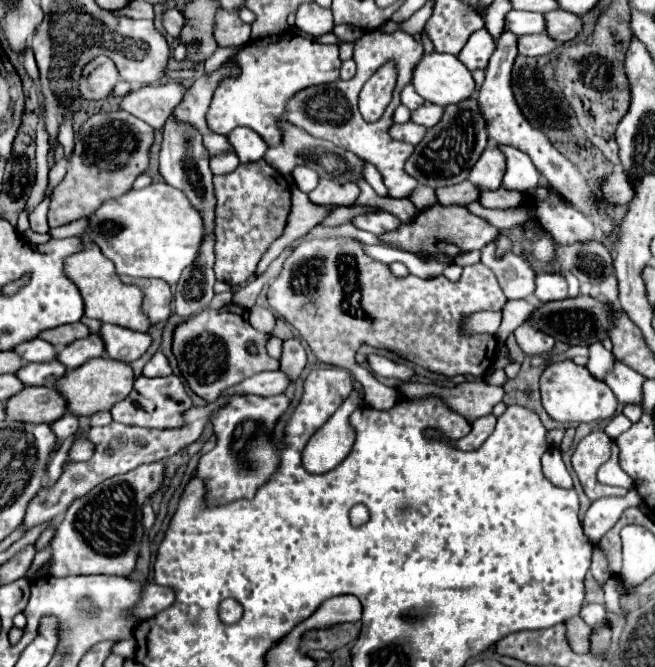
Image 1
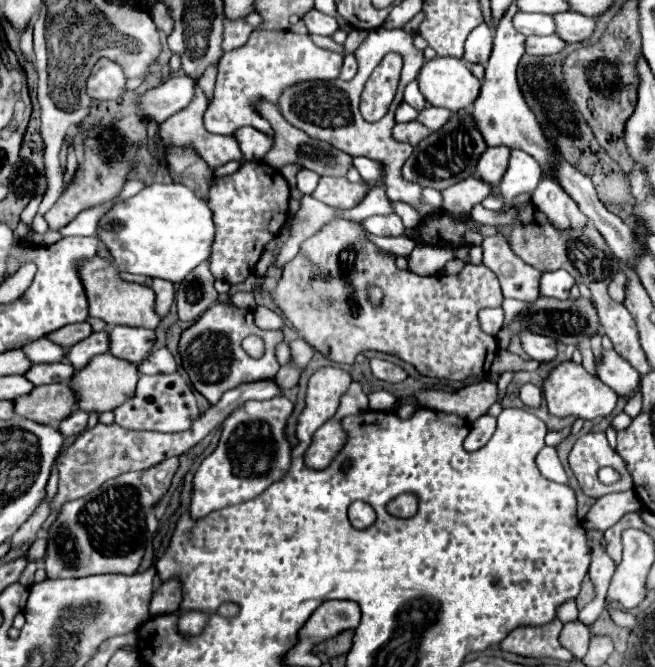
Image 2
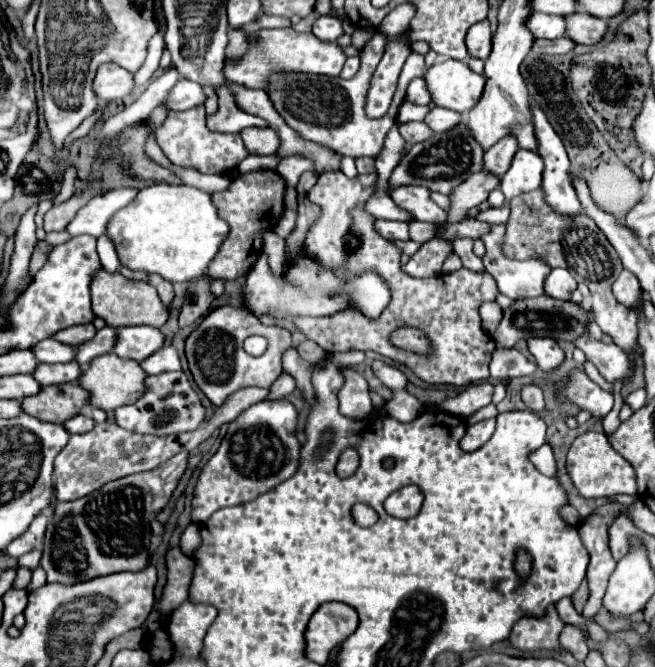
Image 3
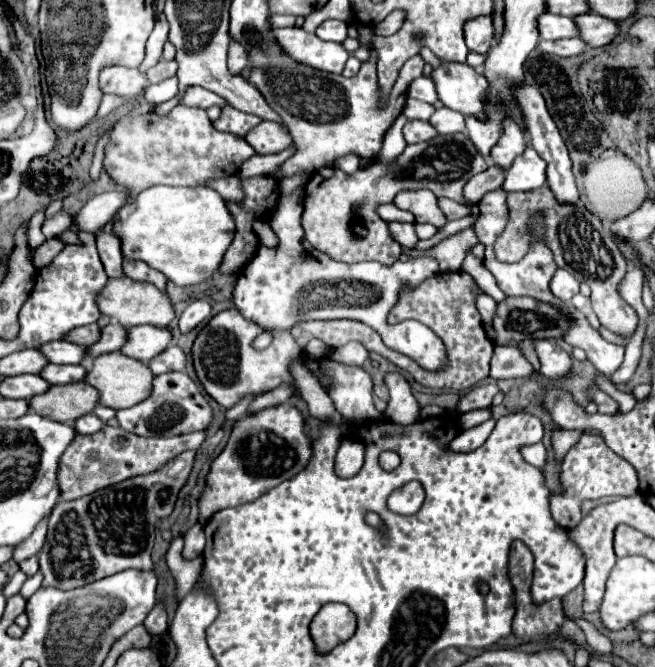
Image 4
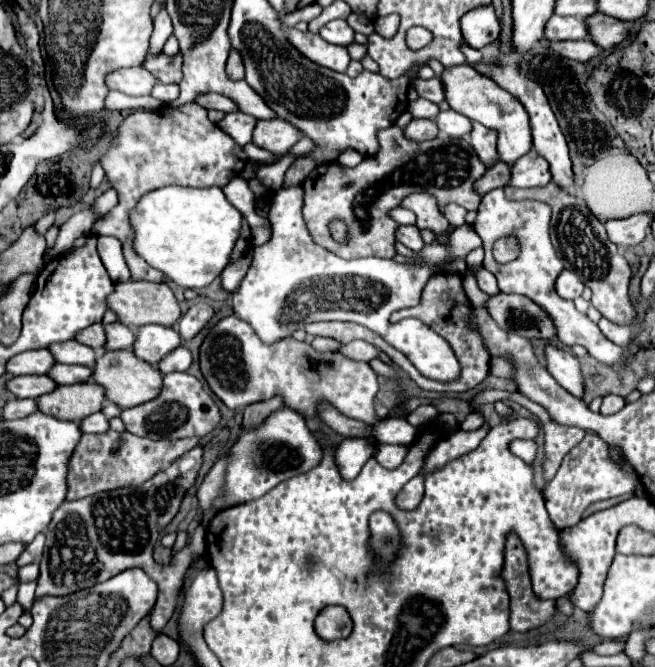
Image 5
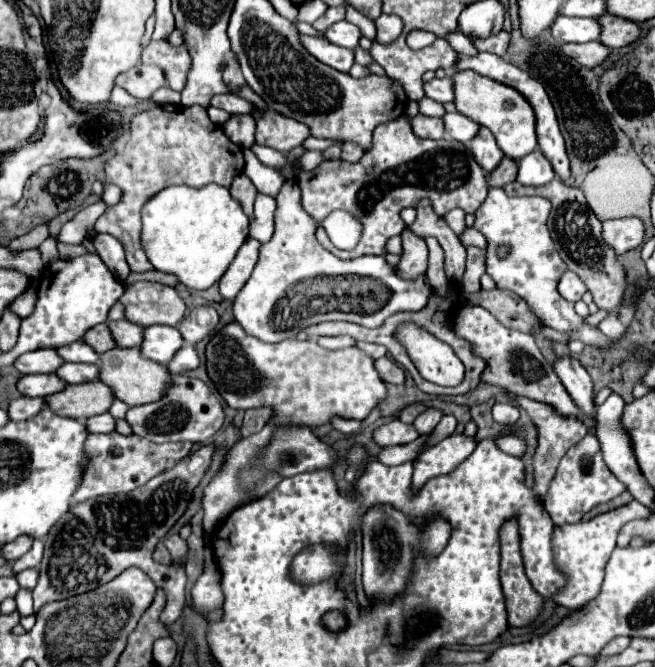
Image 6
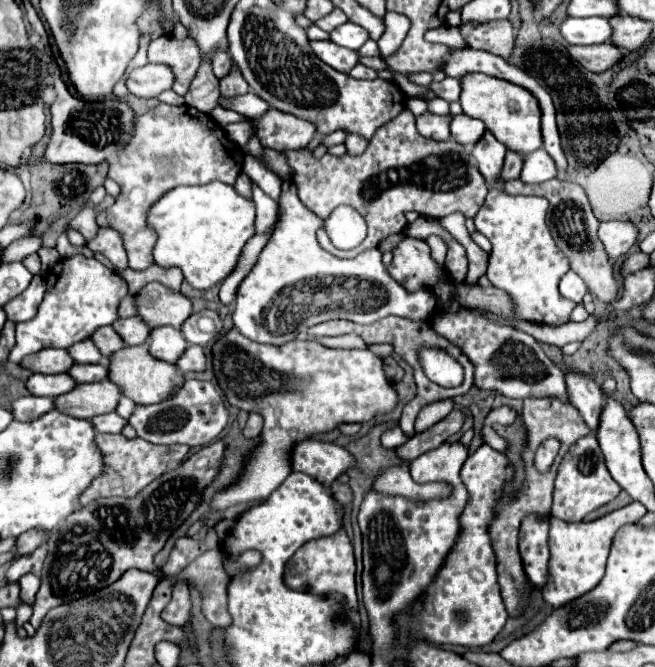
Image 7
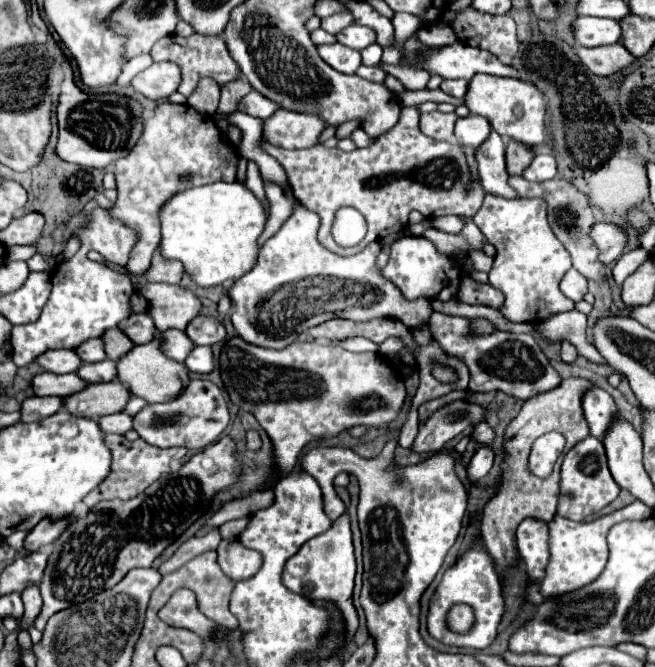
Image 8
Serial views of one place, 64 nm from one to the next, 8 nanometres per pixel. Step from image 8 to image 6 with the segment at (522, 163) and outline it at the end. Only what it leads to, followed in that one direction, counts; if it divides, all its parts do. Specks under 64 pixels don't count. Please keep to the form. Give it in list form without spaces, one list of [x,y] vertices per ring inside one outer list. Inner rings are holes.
[[[502,158],[498,168],[492,170],[490,176],[488,176],[488,188],[506,186],[506,184],[510,184],[514,180],[516,180],[516,162],[508,160],[508,158]]]

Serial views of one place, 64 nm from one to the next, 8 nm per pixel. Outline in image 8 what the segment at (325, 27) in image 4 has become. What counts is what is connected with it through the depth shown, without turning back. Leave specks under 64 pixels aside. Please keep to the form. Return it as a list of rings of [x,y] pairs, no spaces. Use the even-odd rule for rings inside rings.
[[[350,24],[348,28],[344,28],[344,32],[336,34],[336,40],[352,50],[362,50],[366,46],[370,46],[372,42],[376,42],[376,36],[370,28],[360,26],[360,24]]]

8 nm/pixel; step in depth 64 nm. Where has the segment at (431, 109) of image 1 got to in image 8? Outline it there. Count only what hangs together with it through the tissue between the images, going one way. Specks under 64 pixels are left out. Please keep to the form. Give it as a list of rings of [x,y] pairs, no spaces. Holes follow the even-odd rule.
[[[466,116],[466,118],[458,118],[456,120],[456,128],[454,128],[454,136],[458,140],[458,144],[462,146],[480,146],[488,134],[490,134],[490,122],[482,116]]]

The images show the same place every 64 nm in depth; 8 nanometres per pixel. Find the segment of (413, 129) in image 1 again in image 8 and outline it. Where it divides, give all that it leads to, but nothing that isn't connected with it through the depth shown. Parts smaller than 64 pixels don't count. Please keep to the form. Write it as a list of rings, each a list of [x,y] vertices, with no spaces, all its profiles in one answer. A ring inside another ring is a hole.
[[[438,110],[420,114],[420,132],[434,140],[450,140],[456,118],[456,114],[442,114]]]

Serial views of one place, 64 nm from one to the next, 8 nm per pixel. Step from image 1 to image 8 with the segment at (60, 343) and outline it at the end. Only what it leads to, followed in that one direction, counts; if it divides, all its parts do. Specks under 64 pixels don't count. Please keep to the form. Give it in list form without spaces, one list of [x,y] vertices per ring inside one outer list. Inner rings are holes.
[[[108,328],[108,332],[104,332],[102,336],[104,340],[104,352],[108,352],[108,360],[118,360],[122,354],[126,354],[134,344],[128,340],[128,336],[124,336],[118,328]]]

